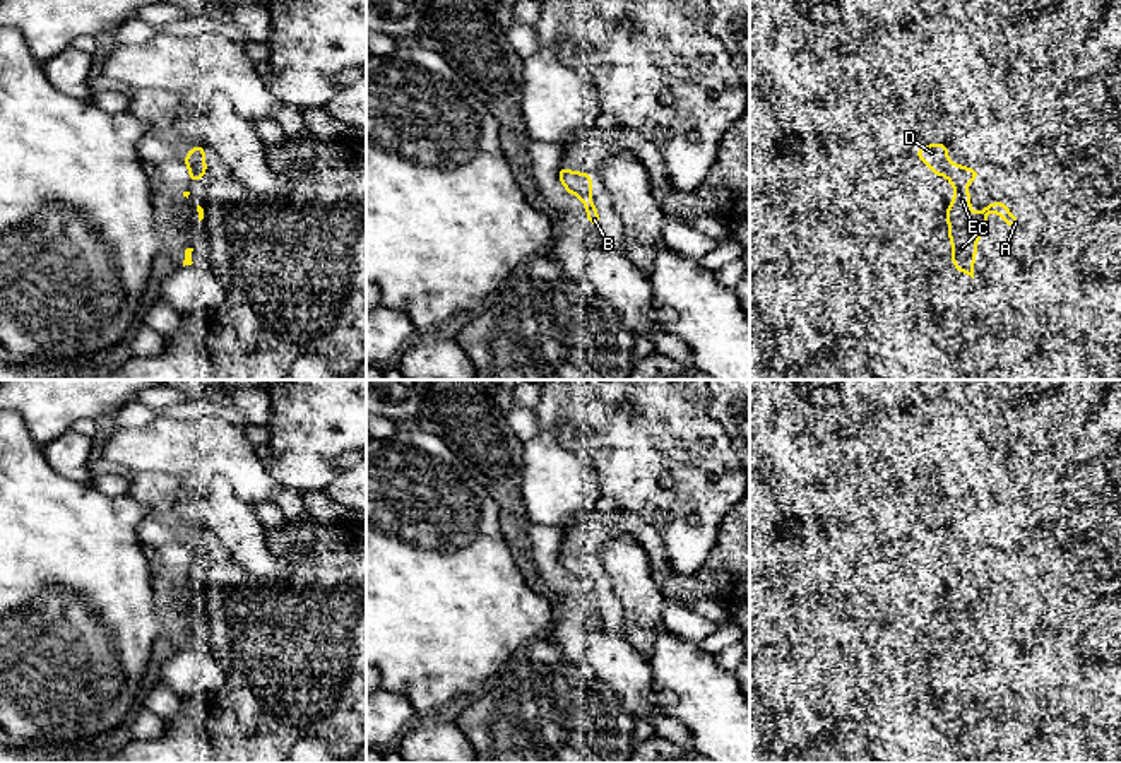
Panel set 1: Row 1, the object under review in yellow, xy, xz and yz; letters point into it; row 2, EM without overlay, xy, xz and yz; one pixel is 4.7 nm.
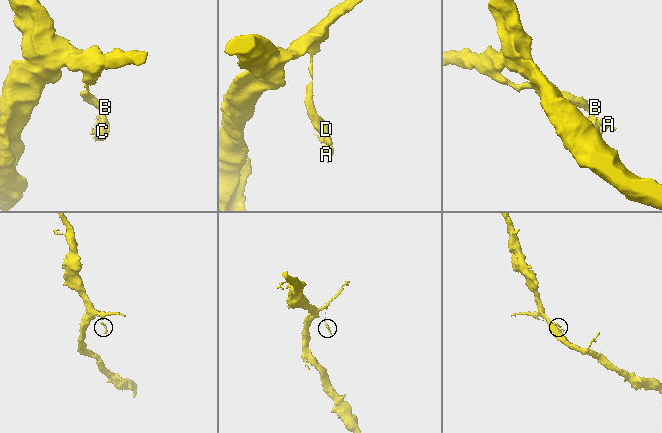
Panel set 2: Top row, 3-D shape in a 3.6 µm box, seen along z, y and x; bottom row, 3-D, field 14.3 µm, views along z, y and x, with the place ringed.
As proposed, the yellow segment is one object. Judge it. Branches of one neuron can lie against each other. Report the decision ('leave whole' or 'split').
split

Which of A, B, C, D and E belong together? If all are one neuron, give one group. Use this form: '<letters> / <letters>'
A B C E / D

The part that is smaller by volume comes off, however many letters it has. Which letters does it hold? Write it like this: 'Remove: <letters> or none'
Remove: A, B, C, E

